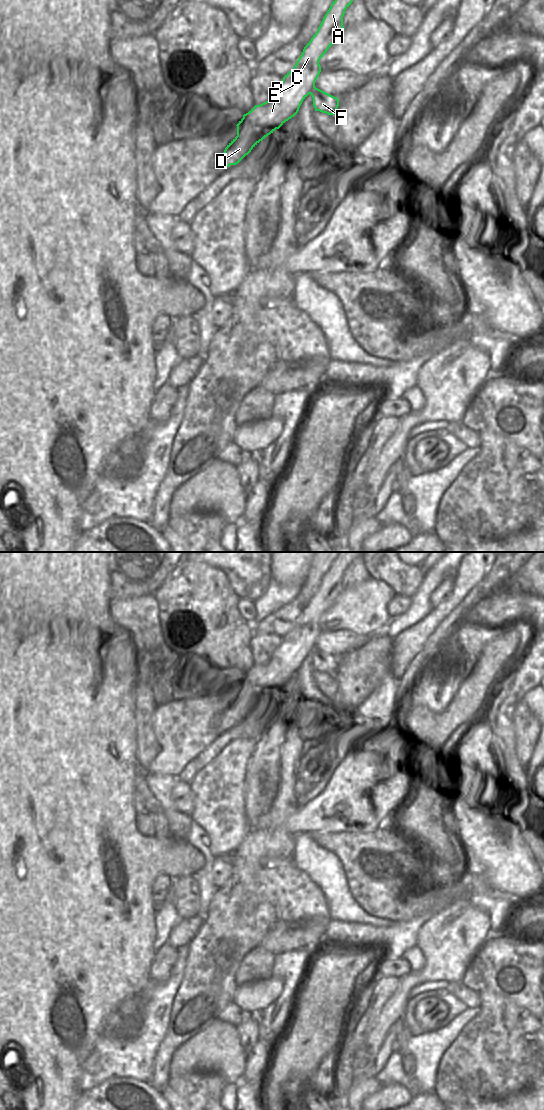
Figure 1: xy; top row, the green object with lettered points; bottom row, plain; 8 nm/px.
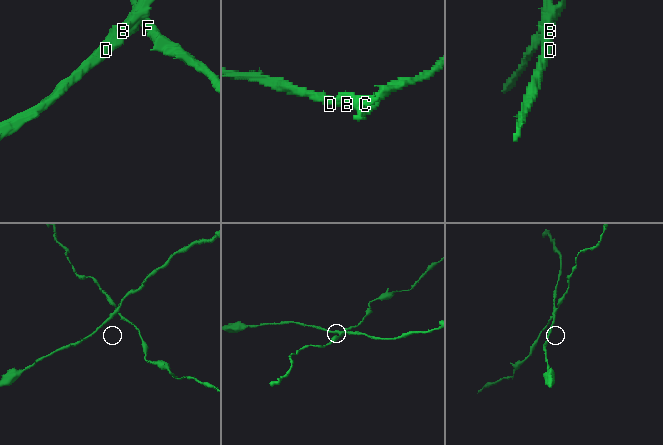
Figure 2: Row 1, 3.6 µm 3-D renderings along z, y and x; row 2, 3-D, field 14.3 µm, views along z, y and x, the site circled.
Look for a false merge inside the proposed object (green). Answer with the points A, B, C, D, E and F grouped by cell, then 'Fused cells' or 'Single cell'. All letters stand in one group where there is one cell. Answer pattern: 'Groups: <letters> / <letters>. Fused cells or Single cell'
Groups: A B C D E / F. Fused cells

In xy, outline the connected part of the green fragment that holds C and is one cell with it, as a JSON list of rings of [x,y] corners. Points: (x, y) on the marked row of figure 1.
[[[333,1],[317,32],[269,100],[243,115],[236,125],[237,136],[223,152],[225,168],[238,164],[260,141],[298,113],[303,100],[315,88],[321,72],[319,60],[345,29],[343,16],[352,2]]]

